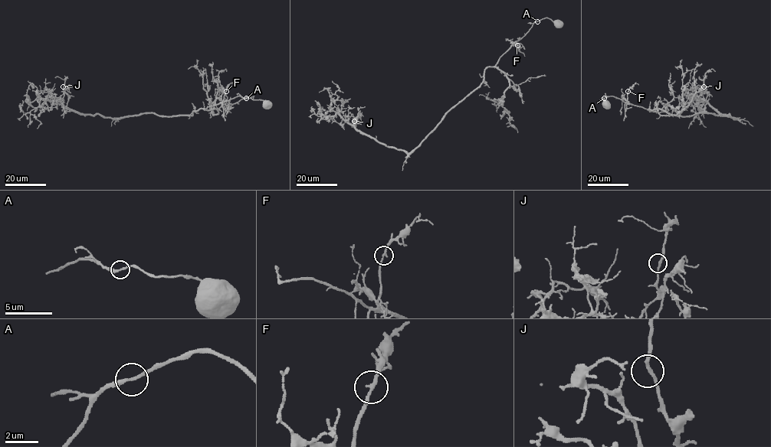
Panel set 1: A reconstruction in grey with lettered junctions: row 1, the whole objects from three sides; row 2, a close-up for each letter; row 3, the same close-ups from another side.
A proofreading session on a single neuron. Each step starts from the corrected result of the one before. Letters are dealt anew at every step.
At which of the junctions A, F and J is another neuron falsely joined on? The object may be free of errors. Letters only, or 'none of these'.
none of these

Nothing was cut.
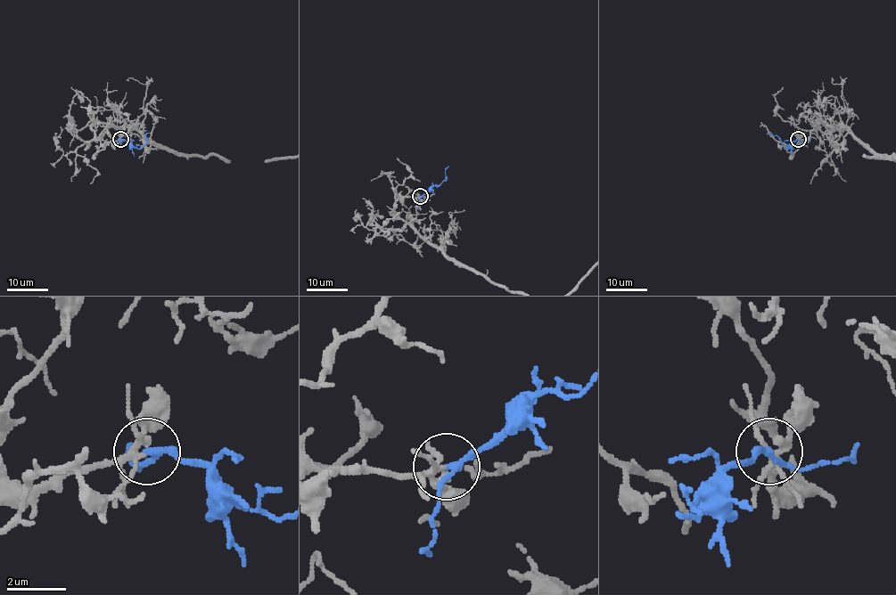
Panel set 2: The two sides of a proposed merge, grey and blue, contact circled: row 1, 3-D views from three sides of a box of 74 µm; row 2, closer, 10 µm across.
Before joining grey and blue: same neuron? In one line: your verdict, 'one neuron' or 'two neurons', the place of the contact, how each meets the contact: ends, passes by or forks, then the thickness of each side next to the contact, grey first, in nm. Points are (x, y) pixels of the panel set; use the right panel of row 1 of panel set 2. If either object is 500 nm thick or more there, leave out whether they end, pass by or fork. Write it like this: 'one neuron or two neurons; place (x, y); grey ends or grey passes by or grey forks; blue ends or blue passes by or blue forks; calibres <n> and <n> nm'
one neuron; place (798, 139); grey forks; blue passes by; calibres 160 and 190 nm

